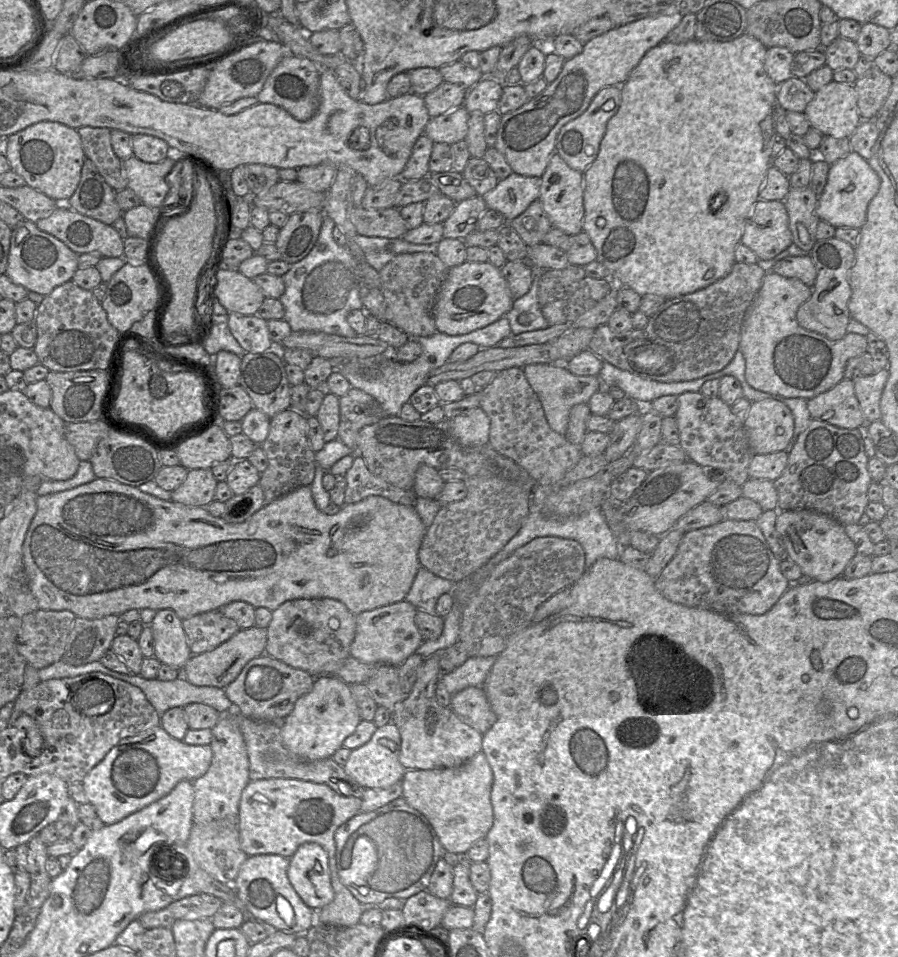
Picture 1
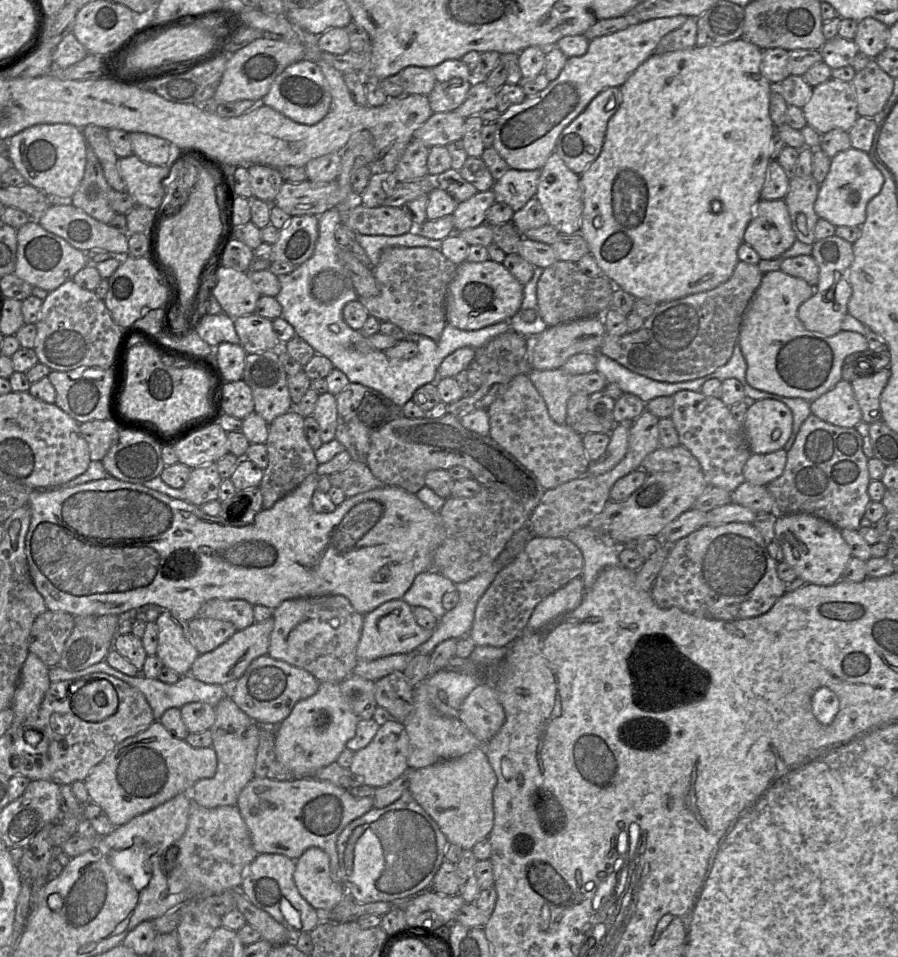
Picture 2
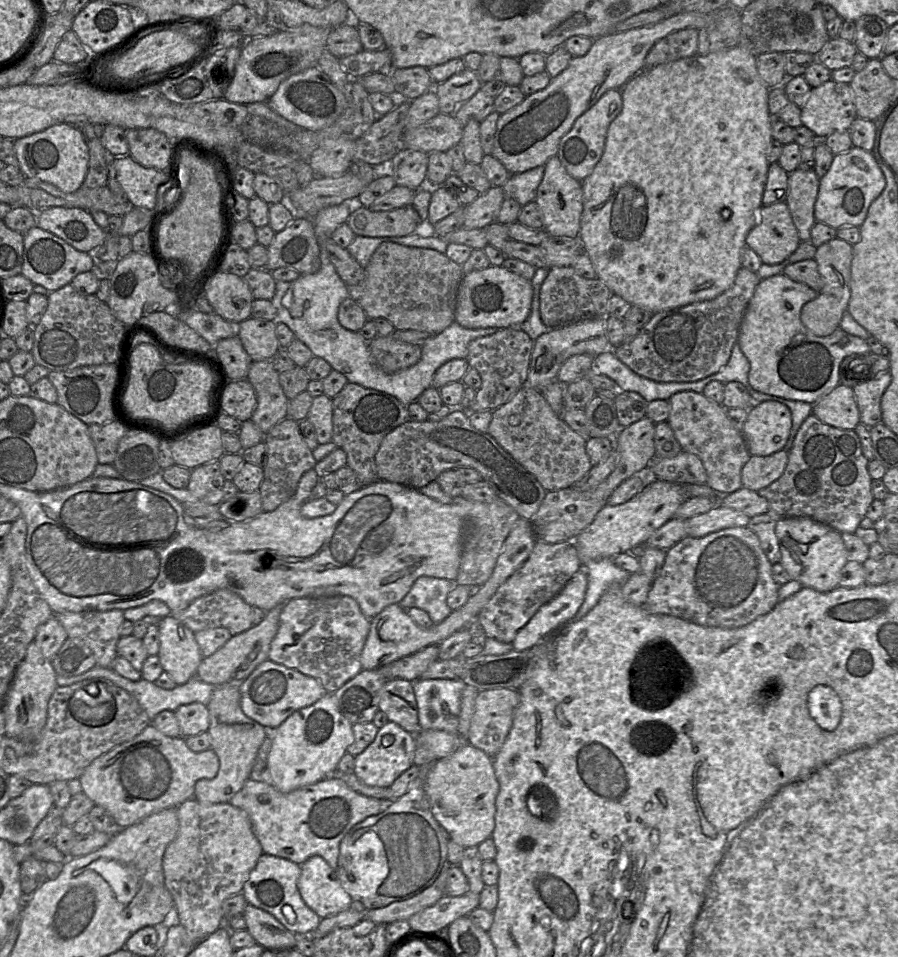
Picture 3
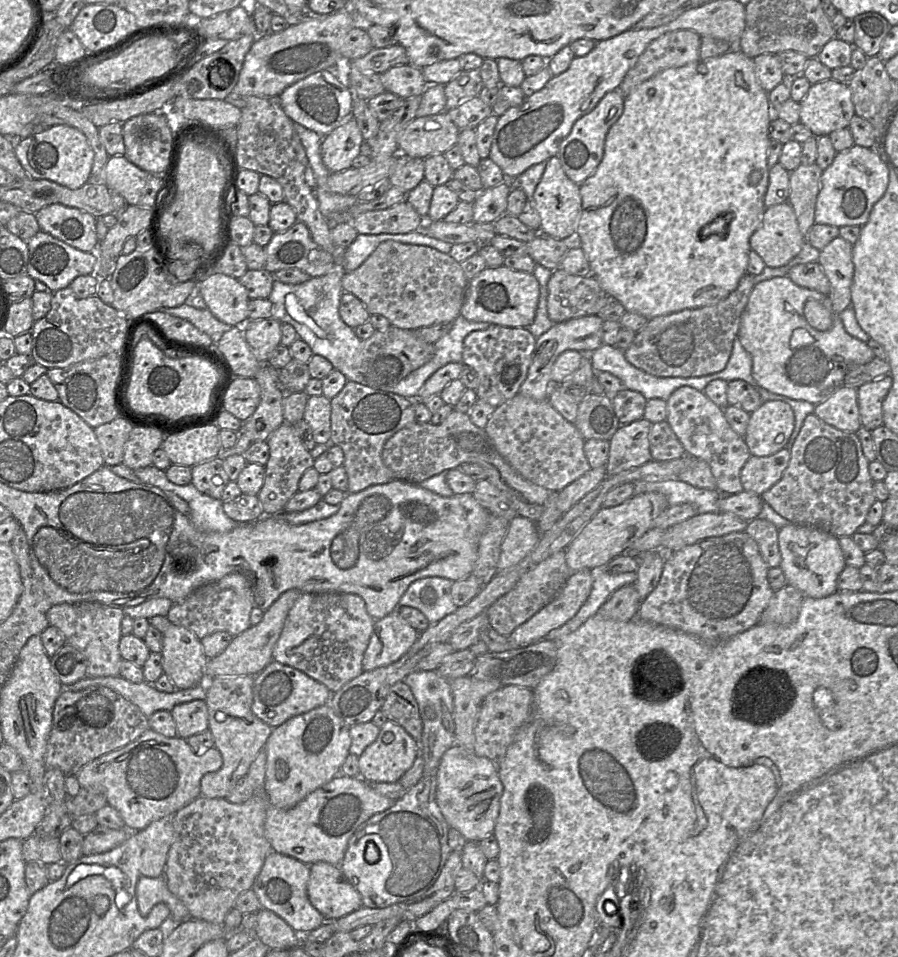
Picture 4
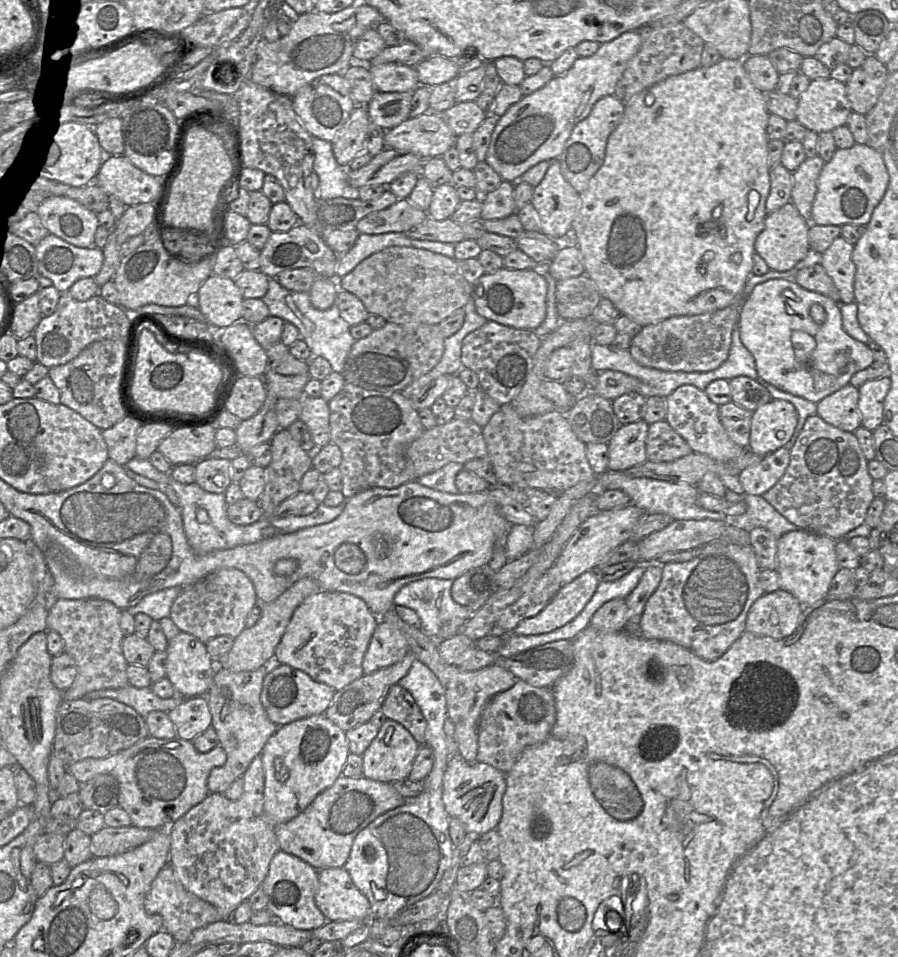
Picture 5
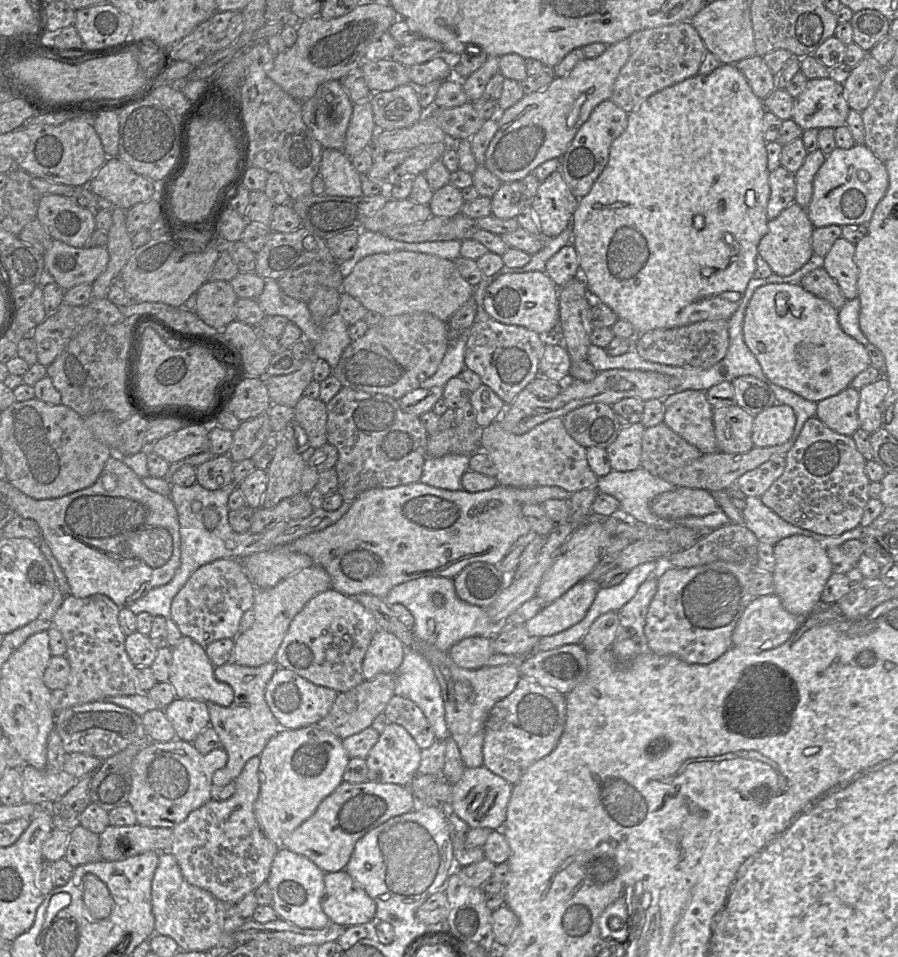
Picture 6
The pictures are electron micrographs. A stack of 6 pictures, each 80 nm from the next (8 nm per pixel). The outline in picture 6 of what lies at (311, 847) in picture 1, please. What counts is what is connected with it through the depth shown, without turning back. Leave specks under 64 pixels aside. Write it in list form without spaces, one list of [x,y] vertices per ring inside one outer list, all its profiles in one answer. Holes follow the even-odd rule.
[[[345,870],[325,873],[321,906],[331,923],[344,927],[377,921],[374,900]]]

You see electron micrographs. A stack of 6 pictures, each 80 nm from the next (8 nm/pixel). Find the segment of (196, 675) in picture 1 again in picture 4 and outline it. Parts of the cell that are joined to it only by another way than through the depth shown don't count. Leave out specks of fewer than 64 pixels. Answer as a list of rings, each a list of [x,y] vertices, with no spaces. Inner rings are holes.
[[[290,589],[282,593],[278,599],[264,612],[263,619],[255,626],[234,636],[227,648],[214,658],[208,659],[205,666],[205,679],[219,676],[257,675],[273,661],[272,651],[276,644],[289,610],[302,593]]]

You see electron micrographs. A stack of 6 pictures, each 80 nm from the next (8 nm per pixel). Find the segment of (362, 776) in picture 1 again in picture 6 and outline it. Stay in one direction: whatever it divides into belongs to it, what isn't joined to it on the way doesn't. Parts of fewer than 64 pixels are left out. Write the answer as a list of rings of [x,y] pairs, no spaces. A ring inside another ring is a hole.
[[[390,722],[365,758],[367,780],[408,786],[417,774],[420,759],[421,749],[409,732]]]

